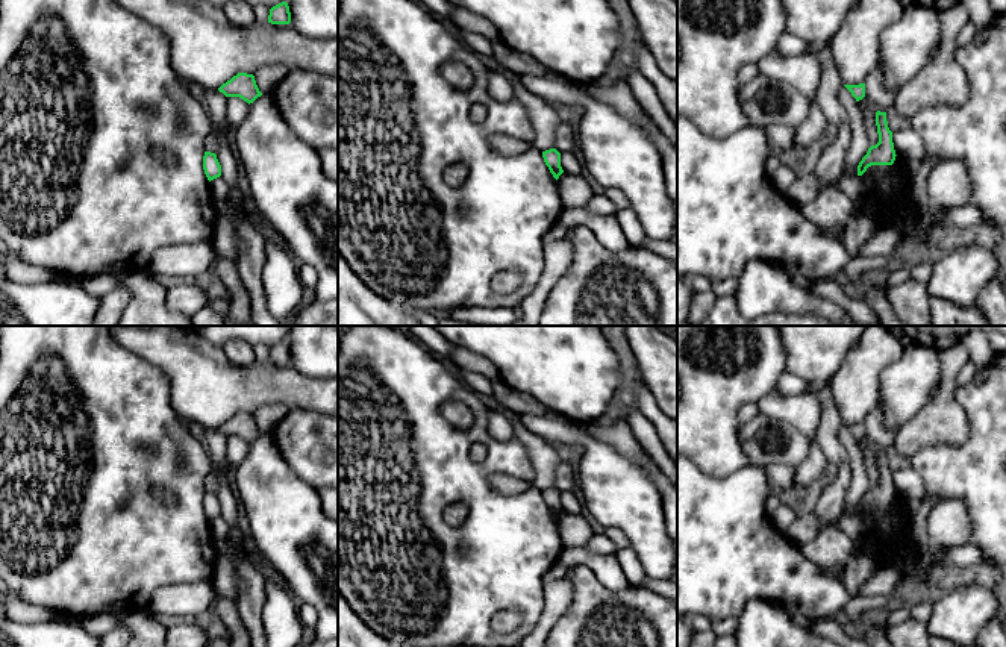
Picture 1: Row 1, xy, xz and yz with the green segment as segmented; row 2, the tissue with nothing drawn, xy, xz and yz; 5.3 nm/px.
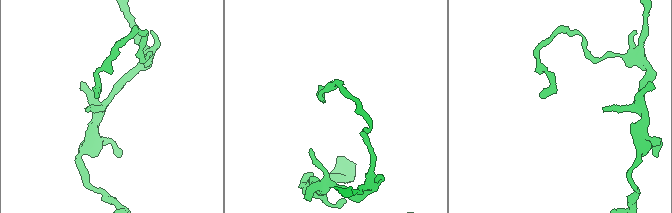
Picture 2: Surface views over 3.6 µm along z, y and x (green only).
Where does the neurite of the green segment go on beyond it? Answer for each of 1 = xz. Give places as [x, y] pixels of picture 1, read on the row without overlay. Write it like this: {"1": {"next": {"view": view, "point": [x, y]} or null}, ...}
{"1": {"next": null}}

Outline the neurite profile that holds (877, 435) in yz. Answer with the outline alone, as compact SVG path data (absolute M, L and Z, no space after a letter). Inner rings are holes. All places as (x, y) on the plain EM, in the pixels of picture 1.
M877 402L876 408L865 418L865 436L858 441L867 464L870 486L879 482L876 452L886 452L894 445L895 435L897 432L885 424L882 403Z

